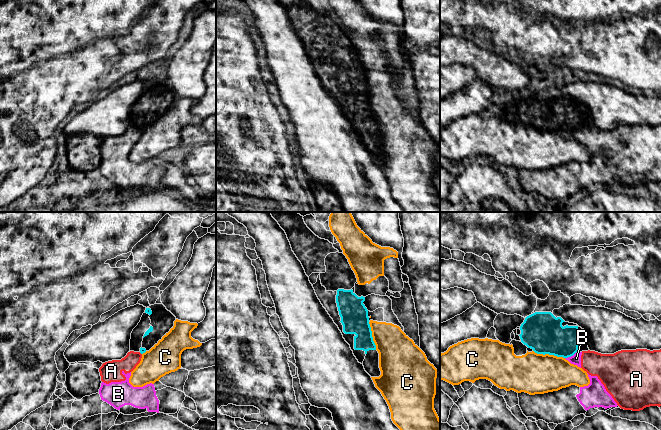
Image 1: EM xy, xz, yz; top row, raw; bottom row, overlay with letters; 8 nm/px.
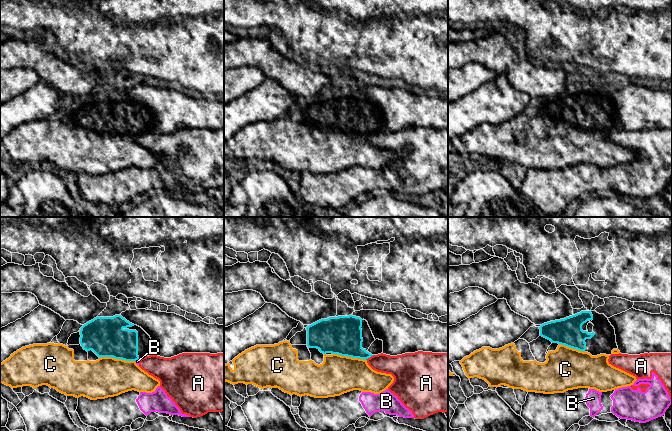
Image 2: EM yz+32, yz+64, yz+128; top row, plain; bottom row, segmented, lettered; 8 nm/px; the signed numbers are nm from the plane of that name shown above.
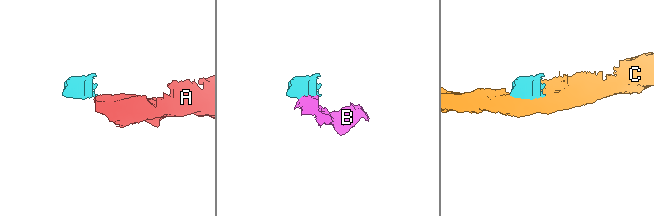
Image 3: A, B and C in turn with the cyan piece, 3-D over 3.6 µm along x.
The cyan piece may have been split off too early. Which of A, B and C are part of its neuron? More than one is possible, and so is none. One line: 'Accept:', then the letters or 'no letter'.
Accept: no letter

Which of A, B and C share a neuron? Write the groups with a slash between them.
A B / C

